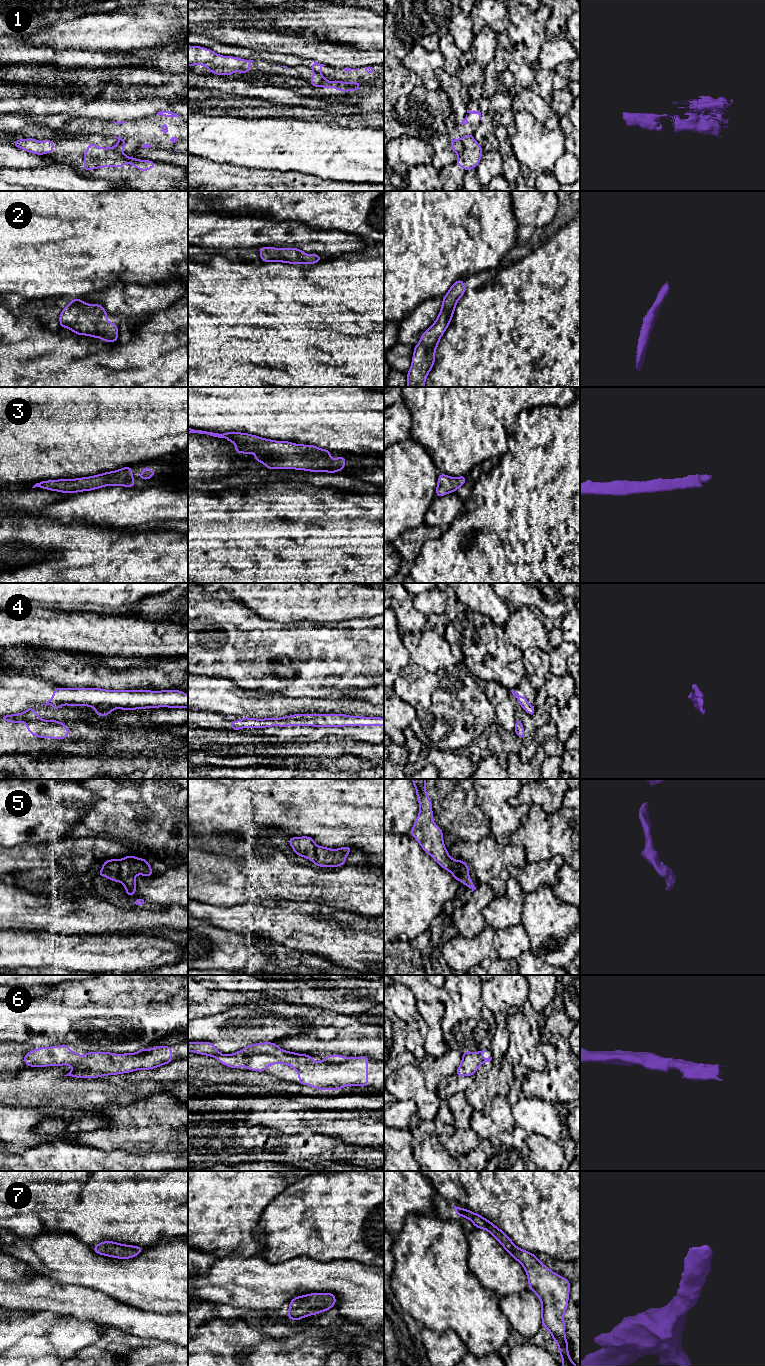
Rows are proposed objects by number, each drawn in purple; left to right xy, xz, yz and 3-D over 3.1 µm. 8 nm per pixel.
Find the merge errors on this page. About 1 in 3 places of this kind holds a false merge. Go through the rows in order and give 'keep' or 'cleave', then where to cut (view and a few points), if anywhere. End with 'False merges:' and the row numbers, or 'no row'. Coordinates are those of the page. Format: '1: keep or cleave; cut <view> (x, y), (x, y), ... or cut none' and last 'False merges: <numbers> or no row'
1: cleave; cut yz (471, 135), (463, 137), (462, 150), (458, 154)
2: keep; cut none
3: keep; cut none
4: cleave; cut xy (53, 704), (60, 706)
5: cleave; cut yz (457, 860), (461, 866), (462, 881)
6: keep; cut none
7: keep; cut none
False merges: 1, 4, 5

